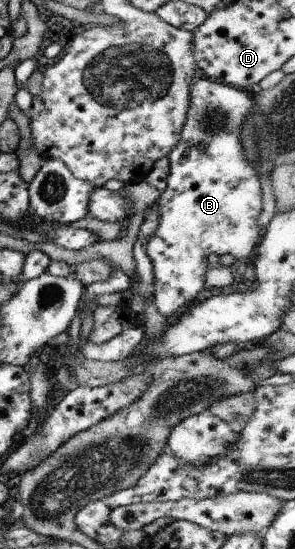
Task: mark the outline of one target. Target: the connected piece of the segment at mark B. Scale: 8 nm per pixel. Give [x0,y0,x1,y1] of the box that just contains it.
[146,79,263,319]

